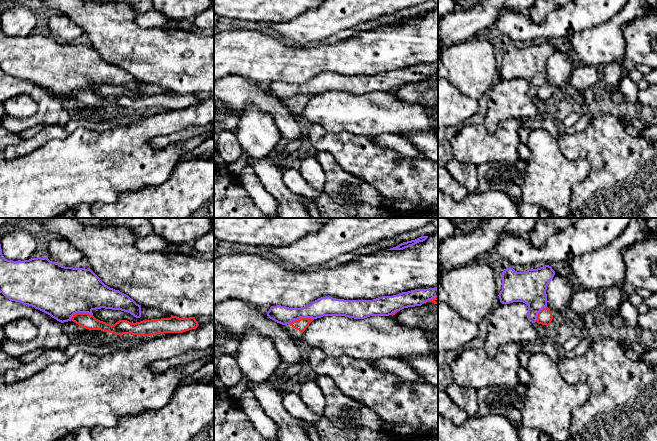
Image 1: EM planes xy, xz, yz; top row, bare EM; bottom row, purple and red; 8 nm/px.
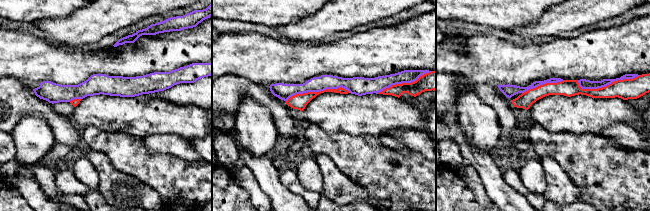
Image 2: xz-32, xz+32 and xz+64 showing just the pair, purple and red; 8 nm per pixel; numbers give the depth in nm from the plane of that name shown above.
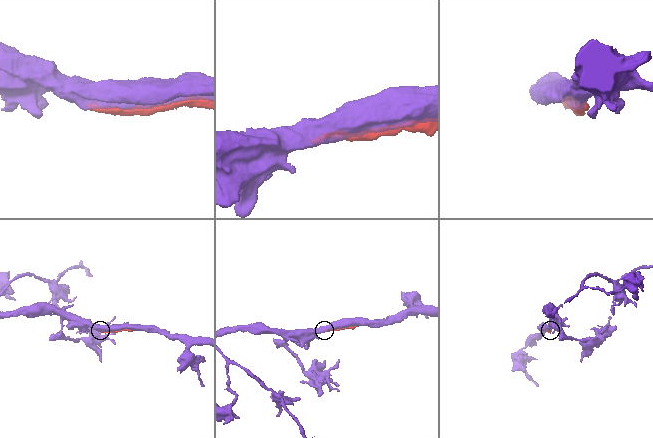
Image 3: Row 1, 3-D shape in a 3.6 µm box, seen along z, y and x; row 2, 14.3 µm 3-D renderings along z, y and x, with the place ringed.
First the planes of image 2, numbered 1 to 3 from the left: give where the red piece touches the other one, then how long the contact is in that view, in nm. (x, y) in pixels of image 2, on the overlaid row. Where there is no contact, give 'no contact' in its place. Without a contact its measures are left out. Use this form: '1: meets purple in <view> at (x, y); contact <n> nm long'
1: meets purple in xz-32 at (74, 98); contact 100 nm long
2: meets purple in xz+32 at (317, 91); contact 500 nm long
3: meets purple in xz+64 at (607, 84); contact 500 nm long

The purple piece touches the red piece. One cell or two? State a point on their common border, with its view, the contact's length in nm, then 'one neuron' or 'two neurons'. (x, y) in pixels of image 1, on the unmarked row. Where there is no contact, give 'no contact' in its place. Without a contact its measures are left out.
meets purple in xy at (80, 88); contact 190 nm long; two neurons

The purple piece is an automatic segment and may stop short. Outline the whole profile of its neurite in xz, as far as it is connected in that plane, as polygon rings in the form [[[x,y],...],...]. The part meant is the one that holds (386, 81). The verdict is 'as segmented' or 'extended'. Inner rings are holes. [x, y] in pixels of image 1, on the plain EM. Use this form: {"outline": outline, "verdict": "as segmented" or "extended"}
{"outline": [[[437,63],[415,65],[373,76],[344,76],[326,72],[318,74],[303,84],[271,82],[267,92],[282,101],[287,101],[300,94],[317,95],[323,92],[365,95],[370,92],[389,92],[404,84],[421,82],[436,73],[438,73]]], "verdict": "as segmented"}

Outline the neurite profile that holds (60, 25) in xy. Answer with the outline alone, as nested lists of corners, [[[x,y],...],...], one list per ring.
[[[48,13],[44,28],[47,33],[65,43],[71,43],[85,33],[75,21],[62,13]]]

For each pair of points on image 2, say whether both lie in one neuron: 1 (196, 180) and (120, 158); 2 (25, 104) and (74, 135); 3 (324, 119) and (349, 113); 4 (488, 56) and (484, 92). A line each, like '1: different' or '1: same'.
1: same
2: same
3: same
4: different

